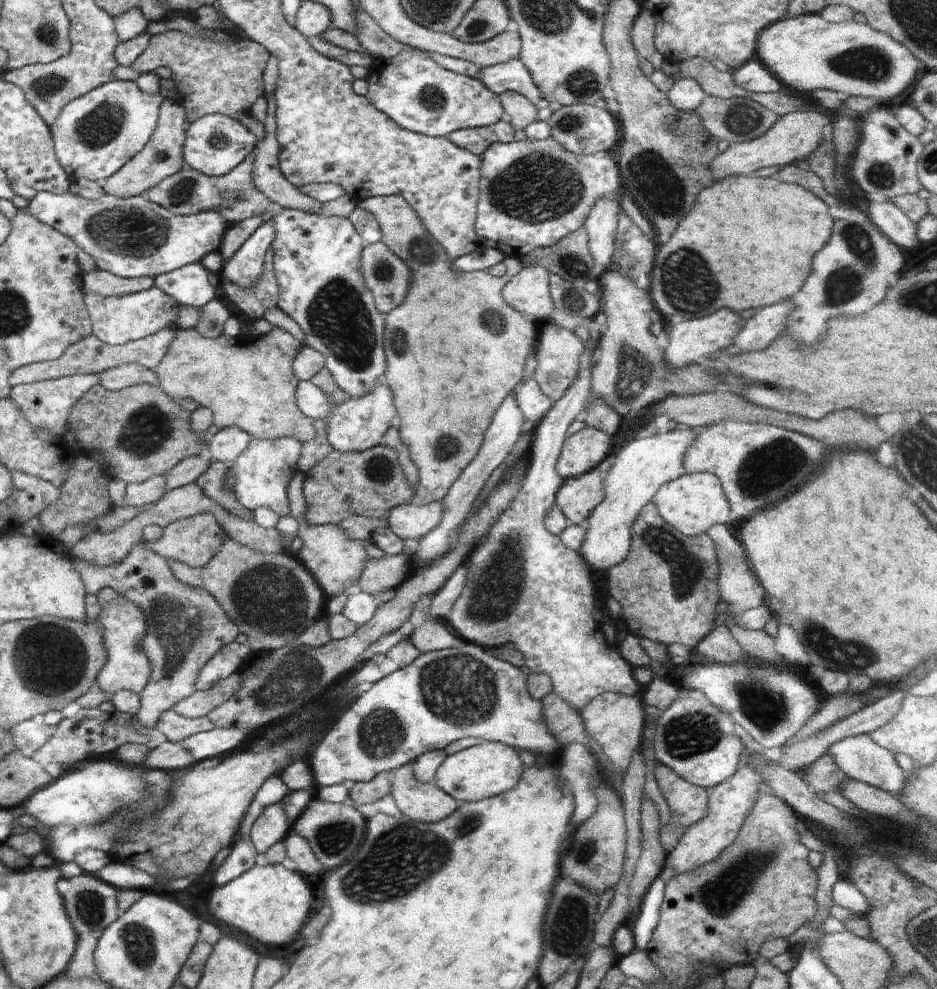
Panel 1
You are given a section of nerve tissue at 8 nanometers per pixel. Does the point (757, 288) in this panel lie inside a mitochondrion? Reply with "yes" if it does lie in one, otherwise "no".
no

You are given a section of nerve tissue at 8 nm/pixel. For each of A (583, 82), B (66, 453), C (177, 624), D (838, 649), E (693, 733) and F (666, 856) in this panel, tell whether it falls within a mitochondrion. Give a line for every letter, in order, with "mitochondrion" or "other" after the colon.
A: mitochondrion
B: other
C: mitochondrion
D: mitochondrion
E: mitochondrion
F: other

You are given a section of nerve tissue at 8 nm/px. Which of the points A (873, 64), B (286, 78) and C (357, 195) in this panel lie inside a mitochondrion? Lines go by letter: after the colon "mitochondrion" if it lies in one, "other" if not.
A: mitochondrion
B: other
C: other

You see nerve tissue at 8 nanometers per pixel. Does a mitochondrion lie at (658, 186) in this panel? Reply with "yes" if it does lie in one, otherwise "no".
yes

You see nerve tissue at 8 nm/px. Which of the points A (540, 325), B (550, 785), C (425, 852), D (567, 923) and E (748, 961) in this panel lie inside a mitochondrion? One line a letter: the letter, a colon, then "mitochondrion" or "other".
A: other
B: other
C: mitochondrion
D: mitochondrion
E: other

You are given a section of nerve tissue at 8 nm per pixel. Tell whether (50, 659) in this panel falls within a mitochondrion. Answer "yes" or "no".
yes

